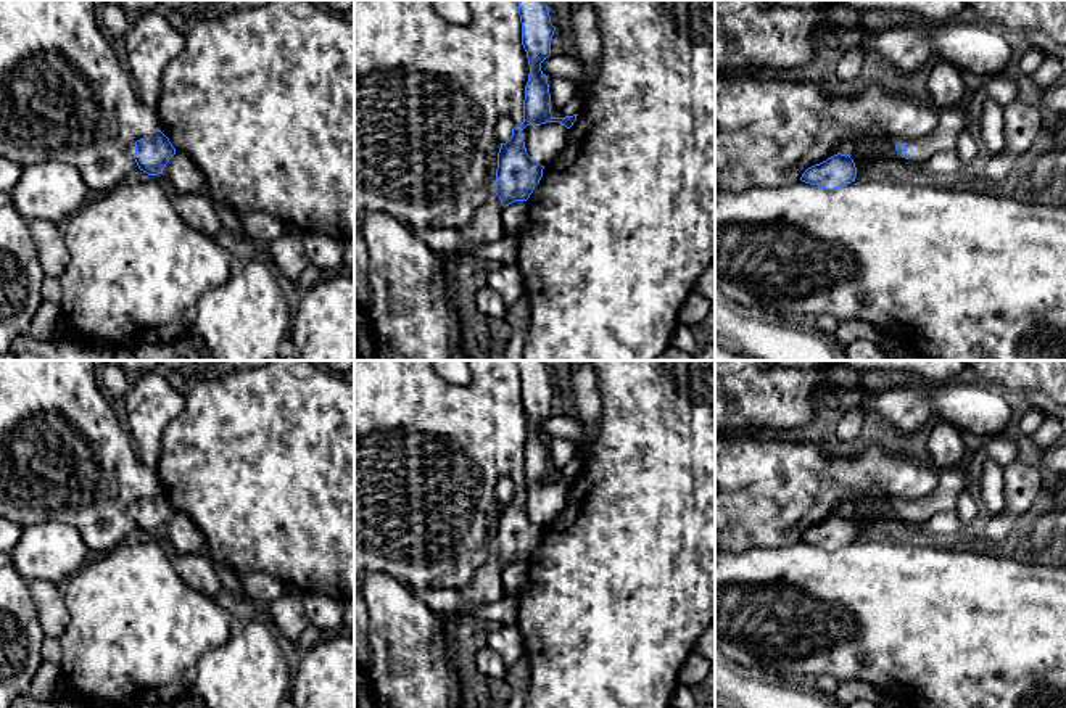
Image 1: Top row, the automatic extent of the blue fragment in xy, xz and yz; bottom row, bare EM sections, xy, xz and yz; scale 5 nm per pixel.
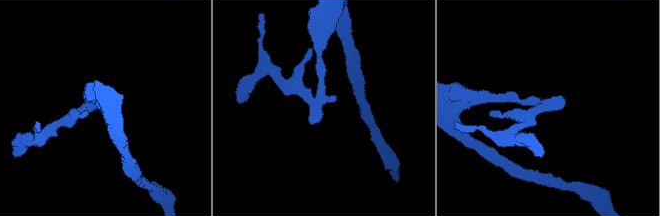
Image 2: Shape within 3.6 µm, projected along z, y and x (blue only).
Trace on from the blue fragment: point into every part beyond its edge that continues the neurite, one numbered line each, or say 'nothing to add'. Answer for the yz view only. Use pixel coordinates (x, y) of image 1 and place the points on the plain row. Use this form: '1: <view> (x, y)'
1: yz (952, 483)

